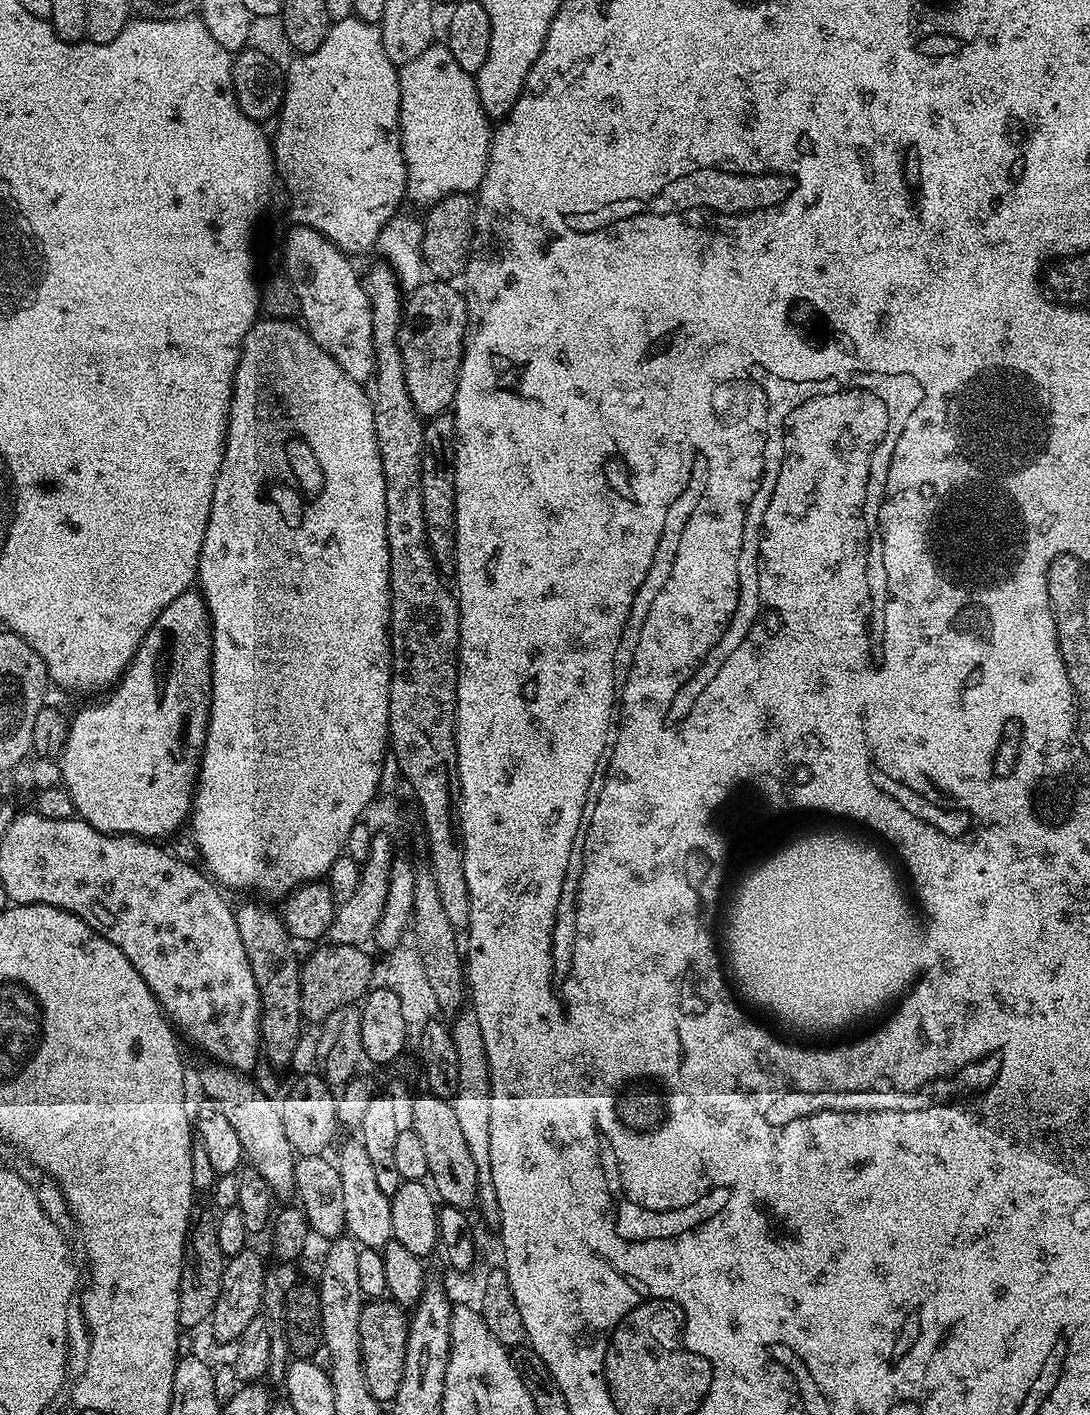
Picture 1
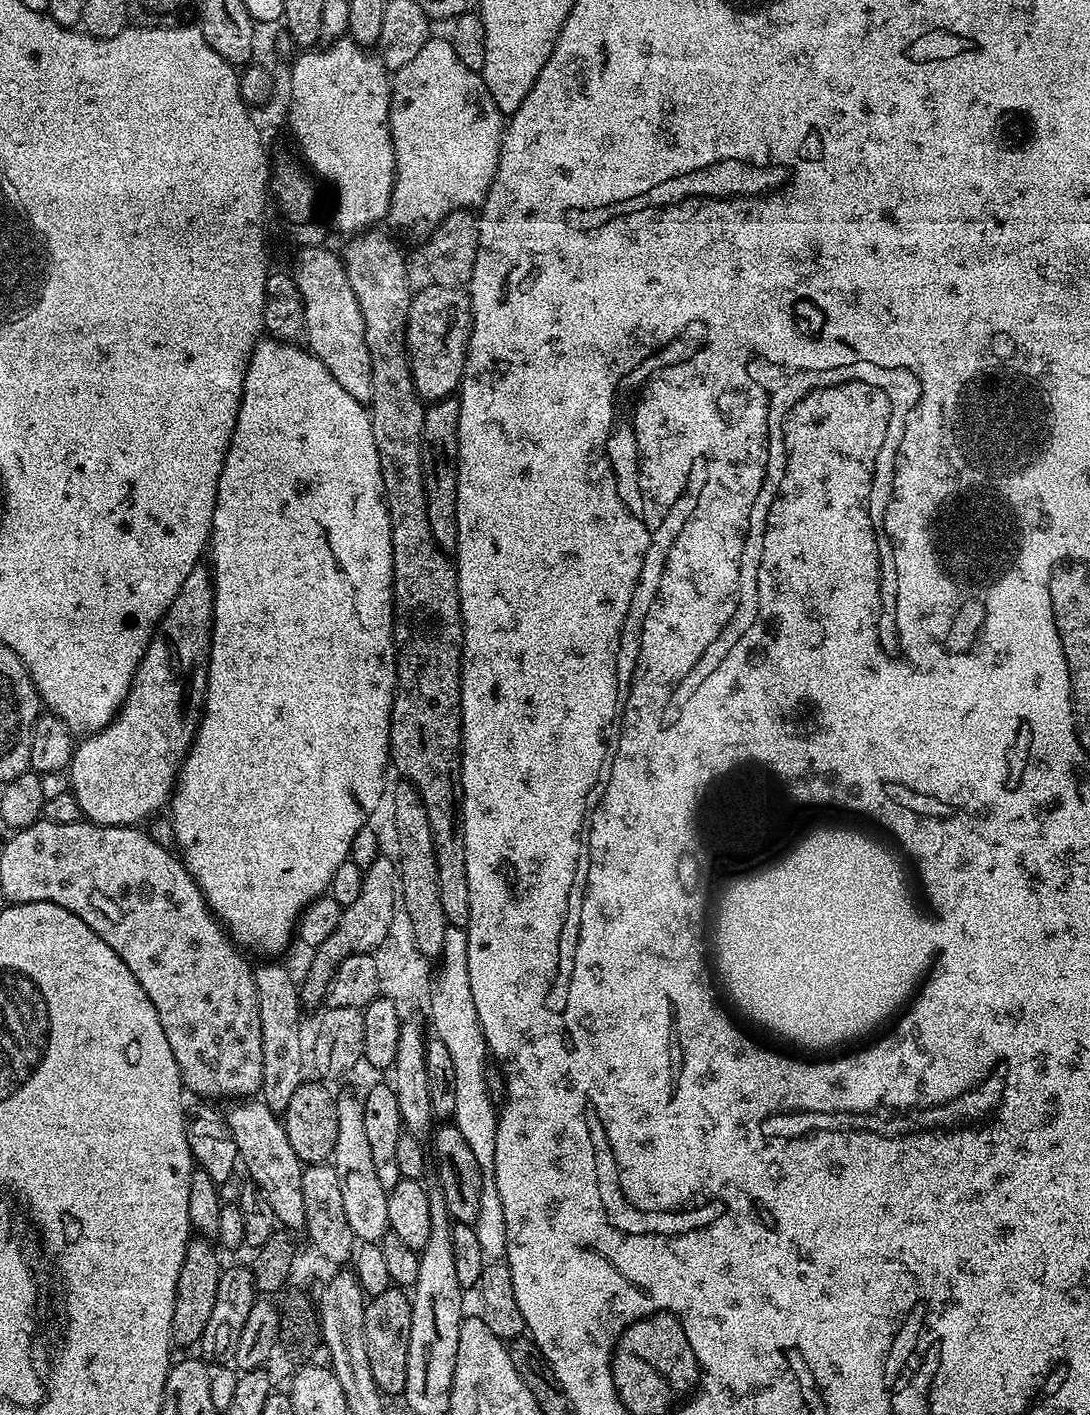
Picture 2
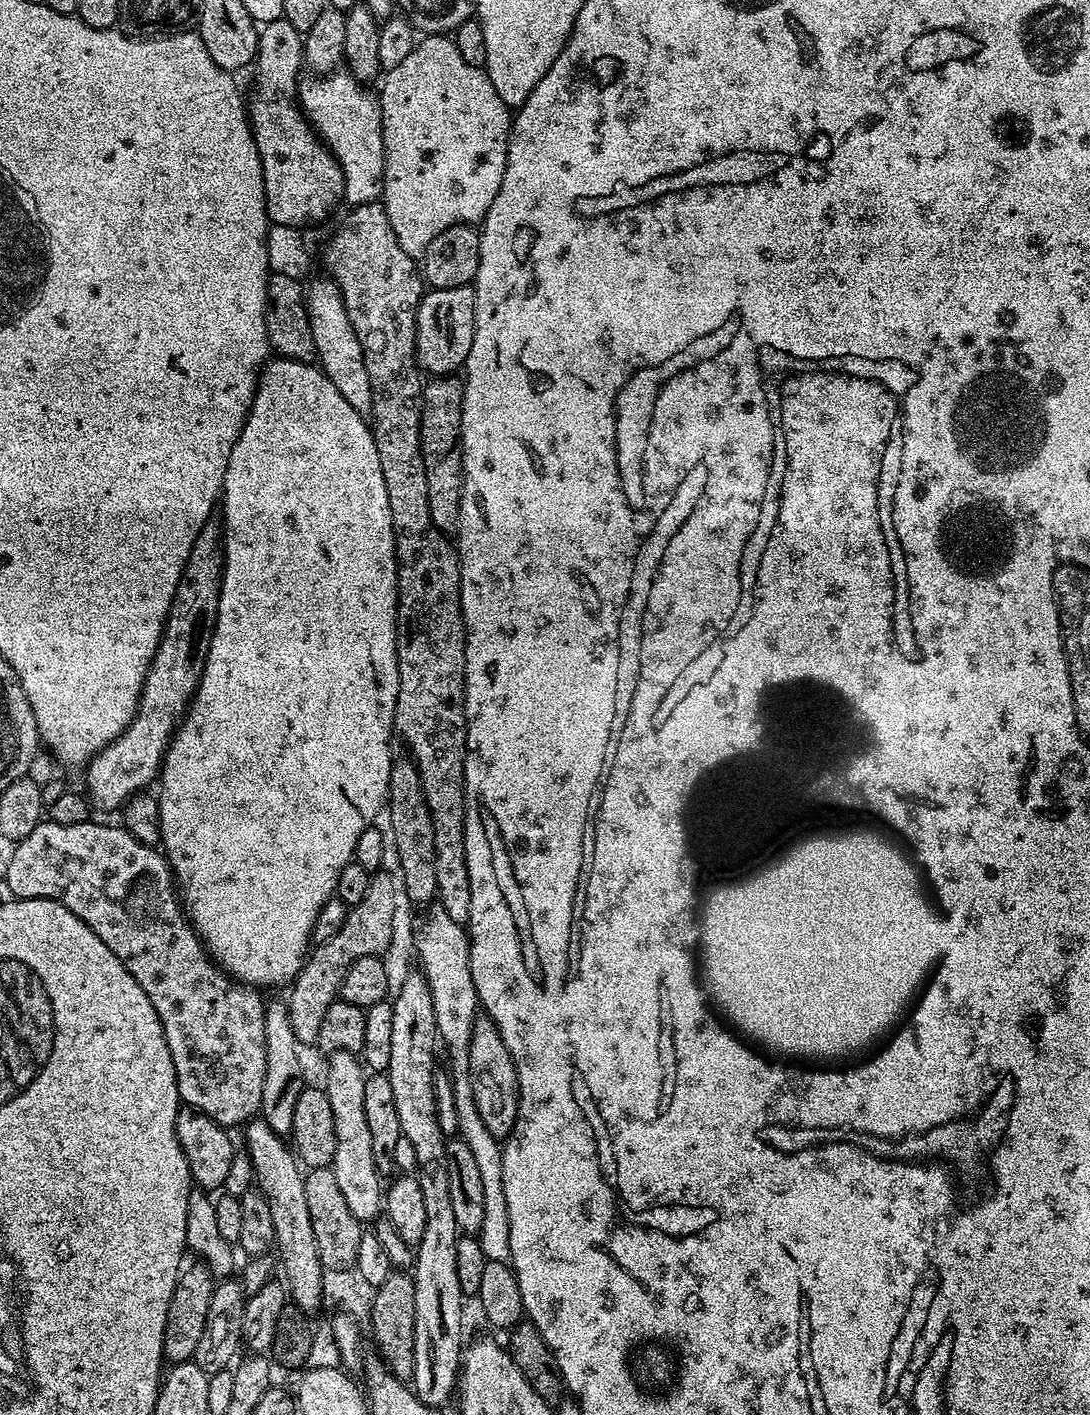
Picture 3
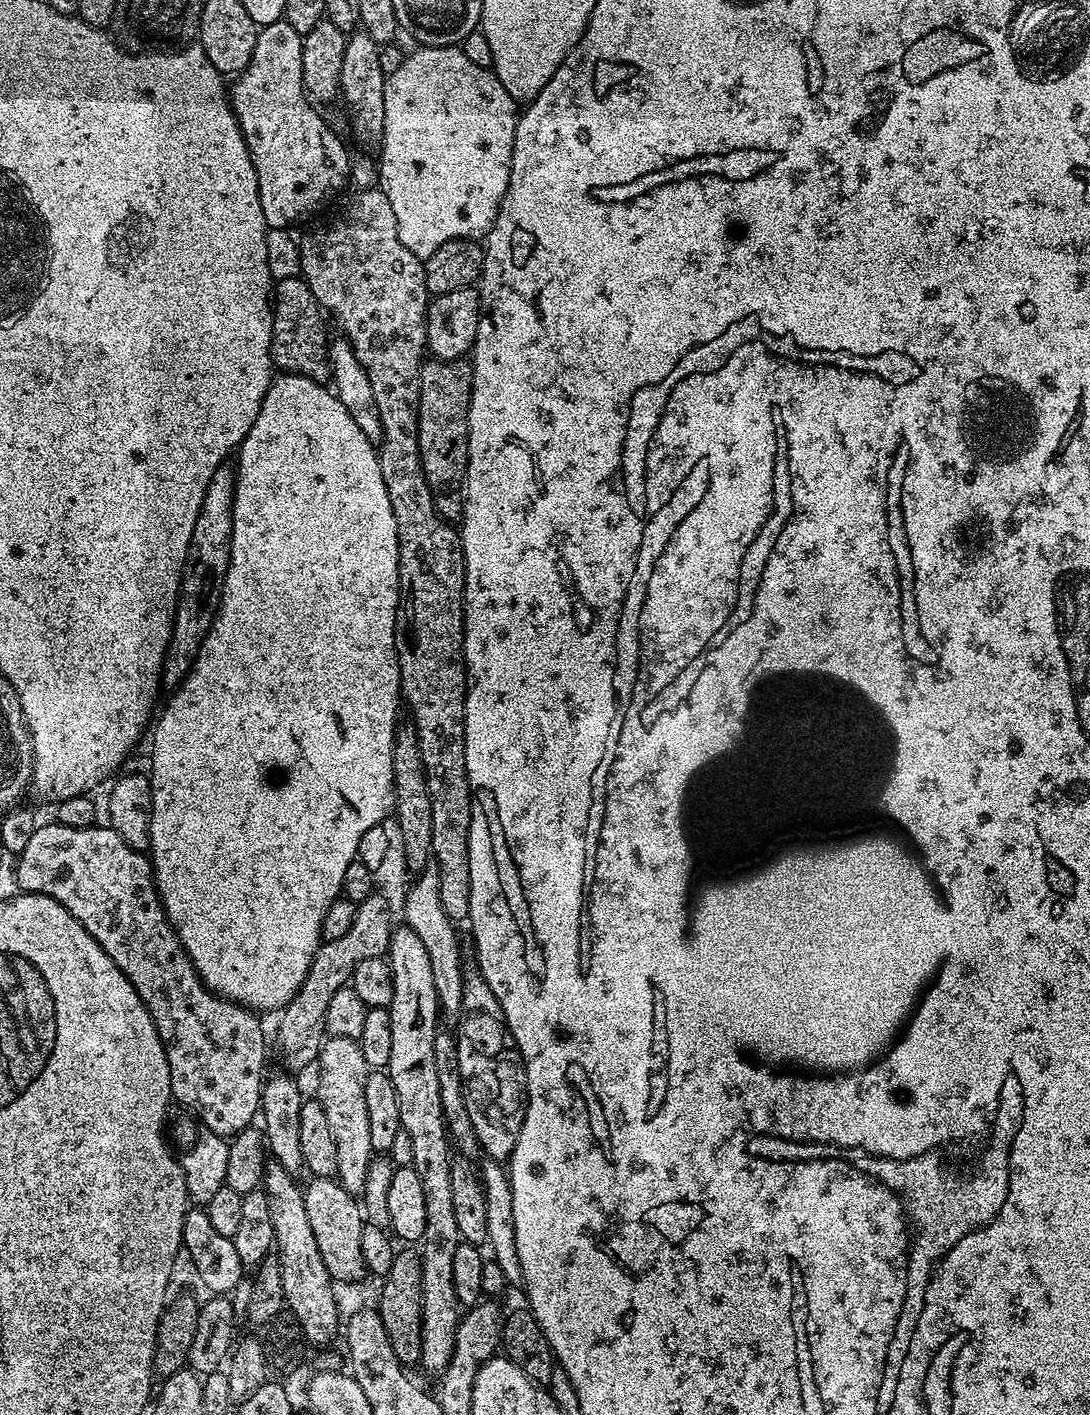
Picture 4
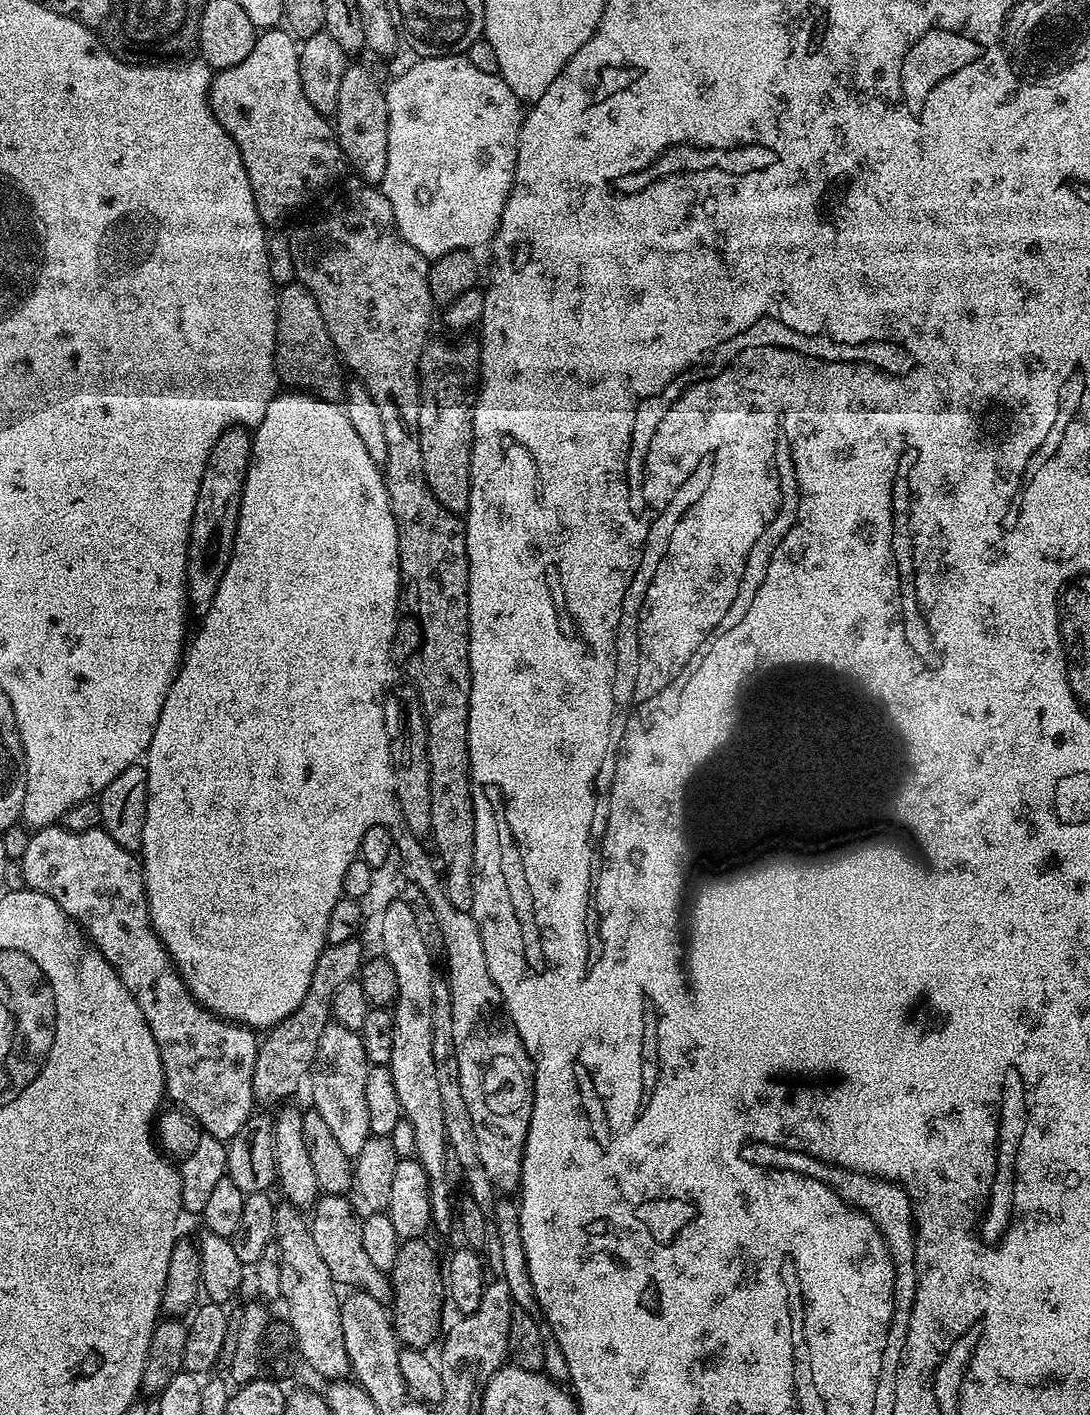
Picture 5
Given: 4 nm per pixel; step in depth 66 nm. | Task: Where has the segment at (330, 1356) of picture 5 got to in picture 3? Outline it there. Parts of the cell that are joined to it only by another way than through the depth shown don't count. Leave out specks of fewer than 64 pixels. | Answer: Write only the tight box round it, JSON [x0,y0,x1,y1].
[243,1118,325,1314]

